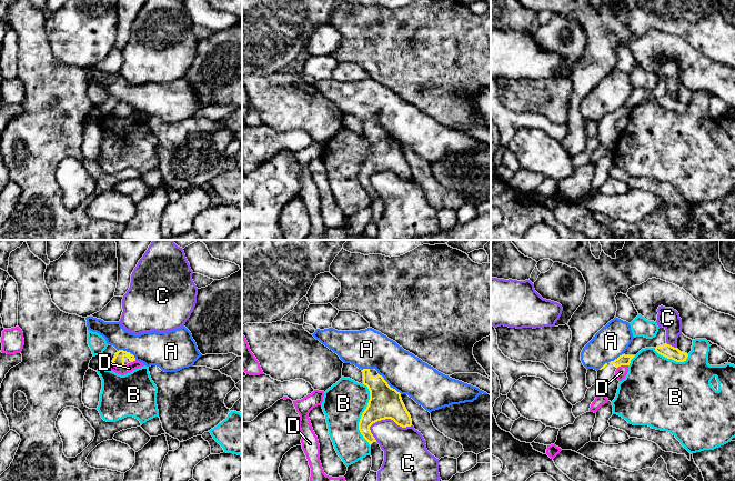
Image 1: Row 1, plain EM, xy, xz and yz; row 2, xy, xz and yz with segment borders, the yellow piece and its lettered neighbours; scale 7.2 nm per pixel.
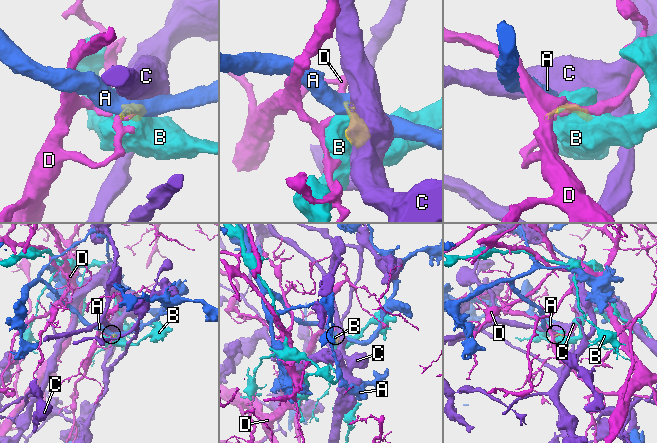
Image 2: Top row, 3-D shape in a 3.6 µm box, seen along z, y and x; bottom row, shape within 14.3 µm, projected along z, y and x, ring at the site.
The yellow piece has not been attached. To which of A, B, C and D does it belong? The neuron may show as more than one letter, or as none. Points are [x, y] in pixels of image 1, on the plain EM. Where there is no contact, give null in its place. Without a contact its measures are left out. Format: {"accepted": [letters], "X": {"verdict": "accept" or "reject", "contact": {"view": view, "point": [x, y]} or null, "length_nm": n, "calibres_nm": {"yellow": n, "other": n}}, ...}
{"accepted": [], "A": {"verdict": "reject", "contact": {"view": "xz", "point": [389, 137]}, "length_nm": 220, "calibres_nm": {"yellow": 240, "other": 280}}, "B": {"verdict": "reject", "contact": {"view": "xz", "point": [362, 166]}, "length_nm": 460, "calibres_nm": {"yellow": 240, "other": 300}}, "C": {"verdict": "reject", "contact": {"view": "xz", "point": [389, 169]}, "length_nm": 320, "calibres_nm": {"yellow": 240, "other": 300}}, "D": {"verdict": "reject", "contact": {"view": "xy", "point": [118, 117]}, "length_nm": 90, "calibres_nm": {"yellow": 80, "other": 70}}}

